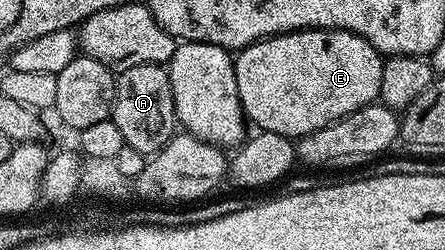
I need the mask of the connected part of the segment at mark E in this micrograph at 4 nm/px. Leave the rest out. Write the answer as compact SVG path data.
M305 28L302 32L270 36L241 49L234 56L236 90L240 90L242 111L253 127L255 124L255 129L301 138L375 103L379 99L383 63L382 53L377 52L372 42L368 42L360 34L335 28Z

